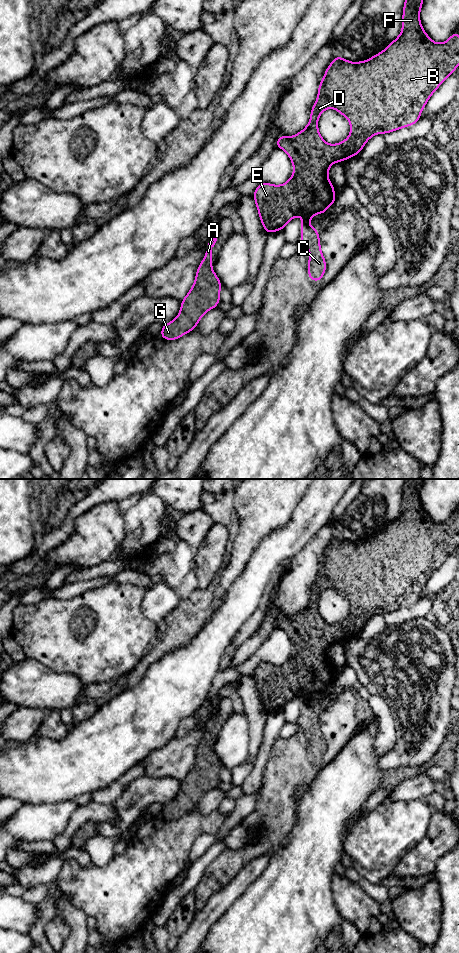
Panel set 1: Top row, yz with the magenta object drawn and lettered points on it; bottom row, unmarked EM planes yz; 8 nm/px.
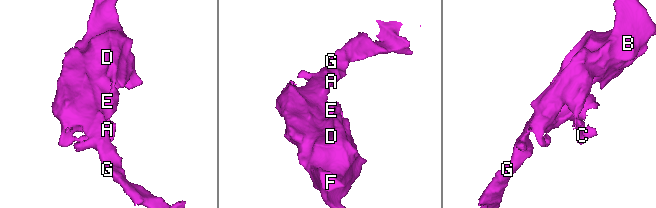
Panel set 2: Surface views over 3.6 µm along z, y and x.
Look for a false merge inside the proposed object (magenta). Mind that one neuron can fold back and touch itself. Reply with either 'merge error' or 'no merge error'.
no merge error

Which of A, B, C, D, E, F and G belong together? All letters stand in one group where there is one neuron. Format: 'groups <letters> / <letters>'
groups A B C D E F G

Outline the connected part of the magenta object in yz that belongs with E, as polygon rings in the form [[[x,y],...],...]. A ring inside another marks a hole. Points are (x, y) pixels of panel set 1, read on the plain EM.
[[[405,479],[402,511],[383,531],[366,541],[350,542],[340,535],[334,538],[318,566],[318,576],[311,588],[307,606],[291,617],[282,615],[276,621],[276,627],[284,630],[291,639],[294,649],[292,656],[282,665],[261,662],[253,673],[260,701],[268,714],[283,710],[286,704],[296,696],[302,697],[300,727],[309,728],[307,750],[308,757],[312,761],[320,761],[326,752],[326,740],[321,731],[319,711],[311,707],[310,700],[316,694],[324,694],[337,679],[334,665],[328,658],[331,645],[358,635],[366,622],[376,614],[394,612],[418,602],[422,590],[432,574],[459,546],[458,512],[454,512],[444,523],[434,522],[424,511],[420,501],[420,490],[423,482],[424,479]],[[328,588],[333,588],[342,596],[347,597],[351,606],[349,616],[340,623],[327,624],[319,613],[319,596]]]

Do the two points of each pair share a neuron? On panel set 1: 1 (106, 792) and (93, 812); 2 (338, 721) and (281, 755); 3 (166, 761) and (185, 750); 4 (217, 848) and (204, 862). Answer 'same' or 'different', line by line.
1: different
2: same
3: same
4: same

